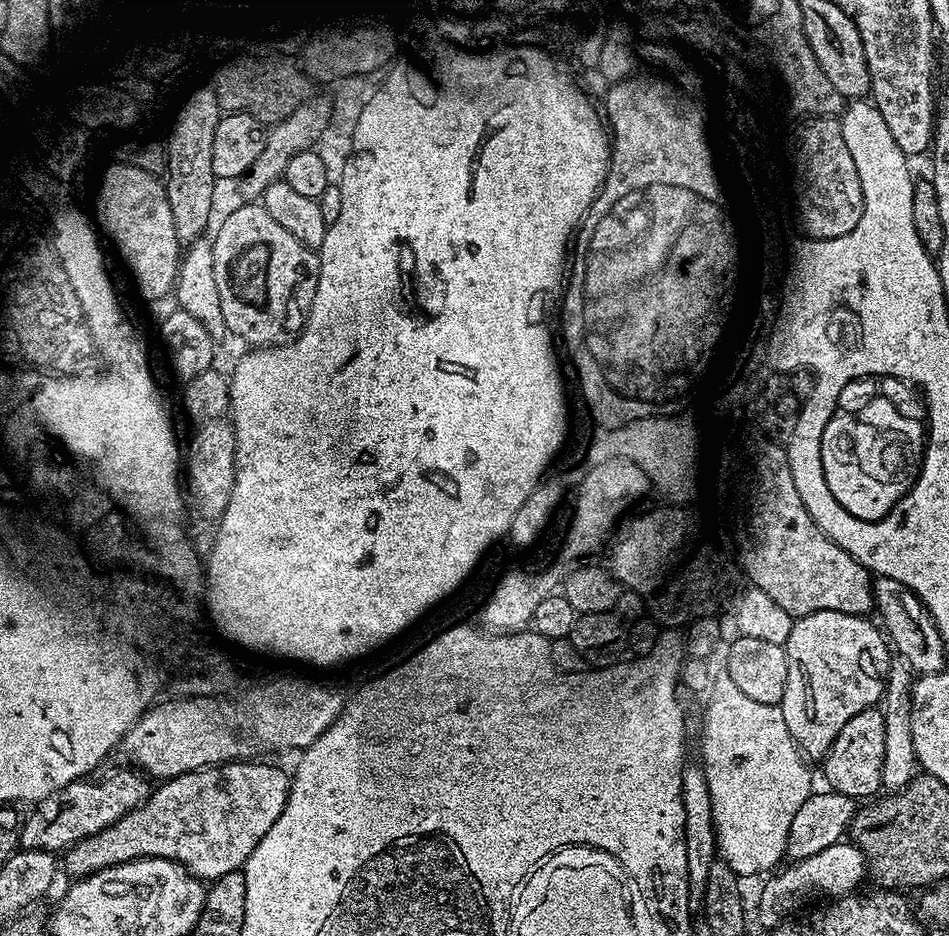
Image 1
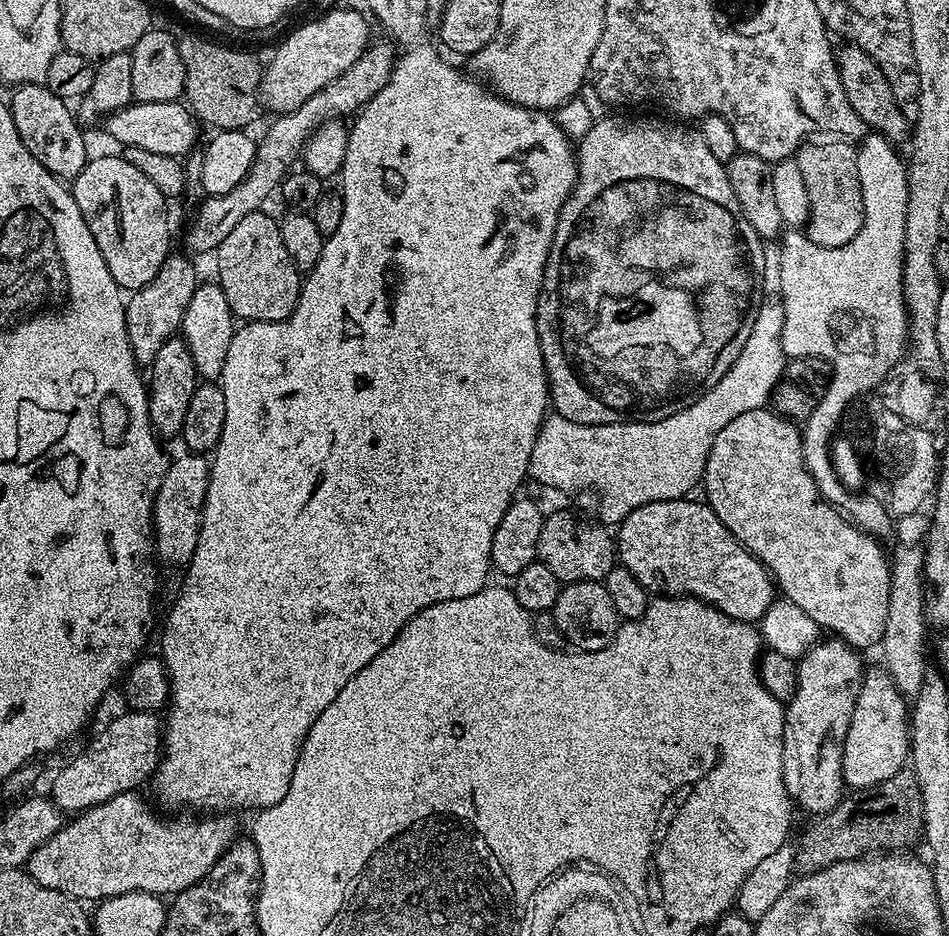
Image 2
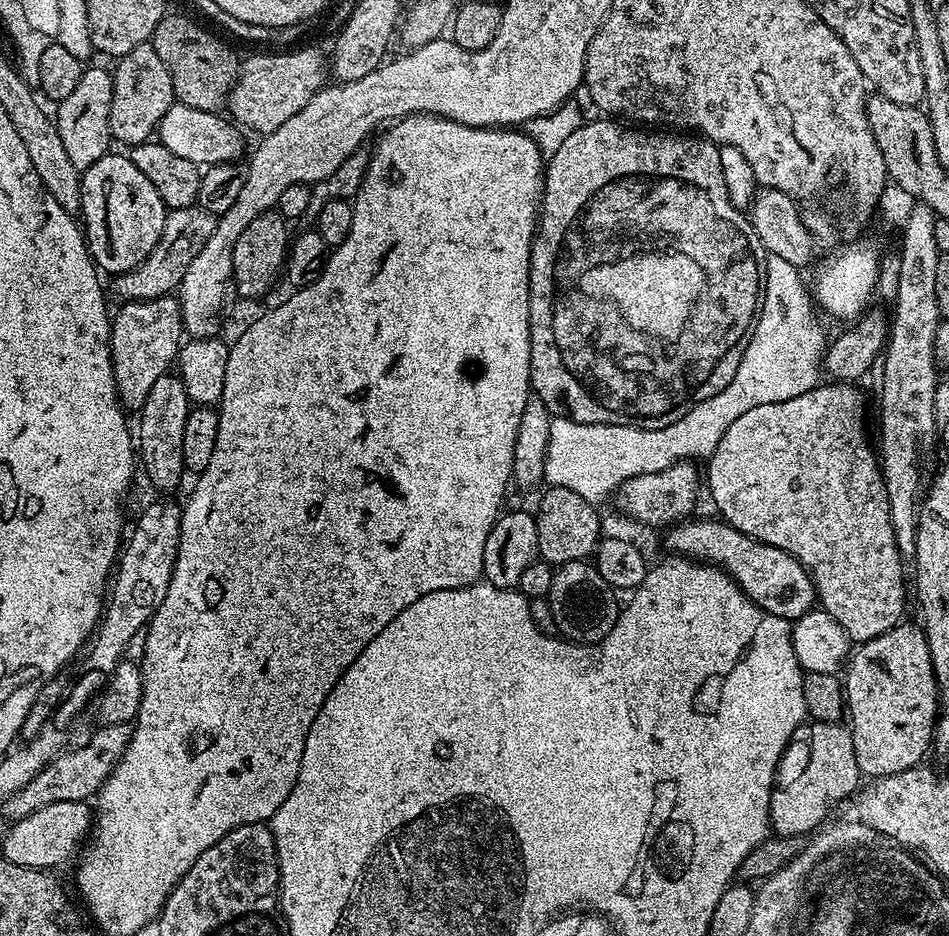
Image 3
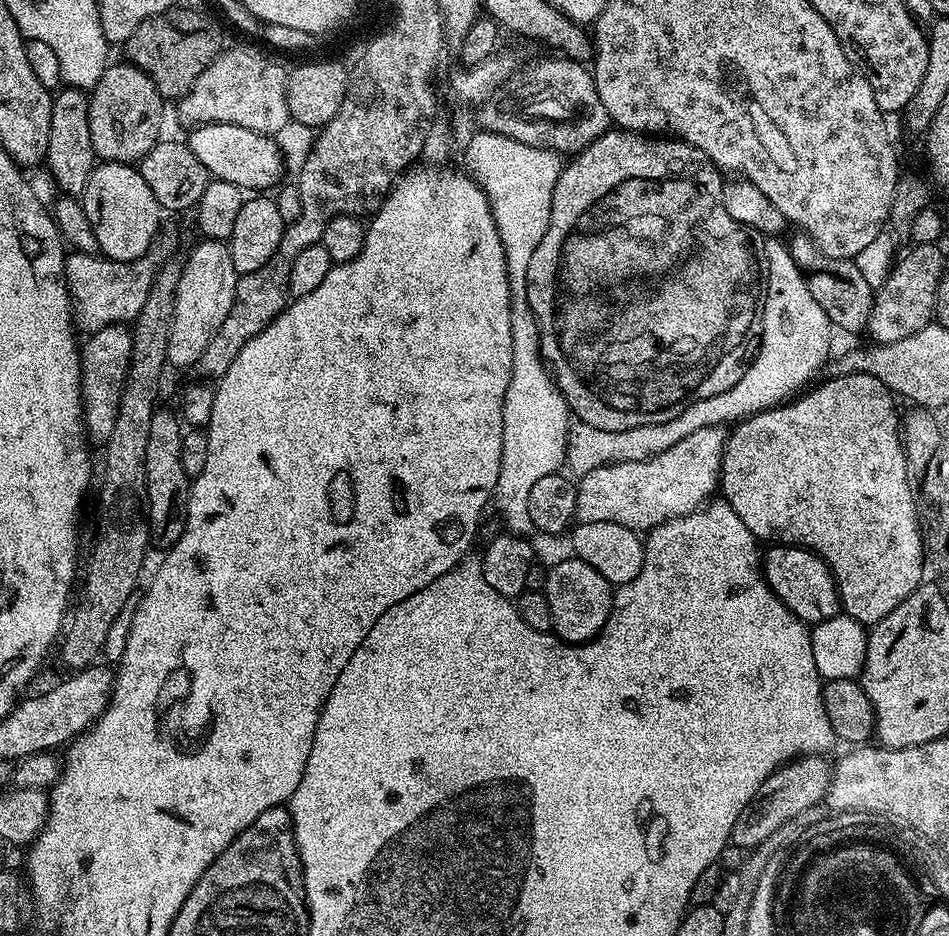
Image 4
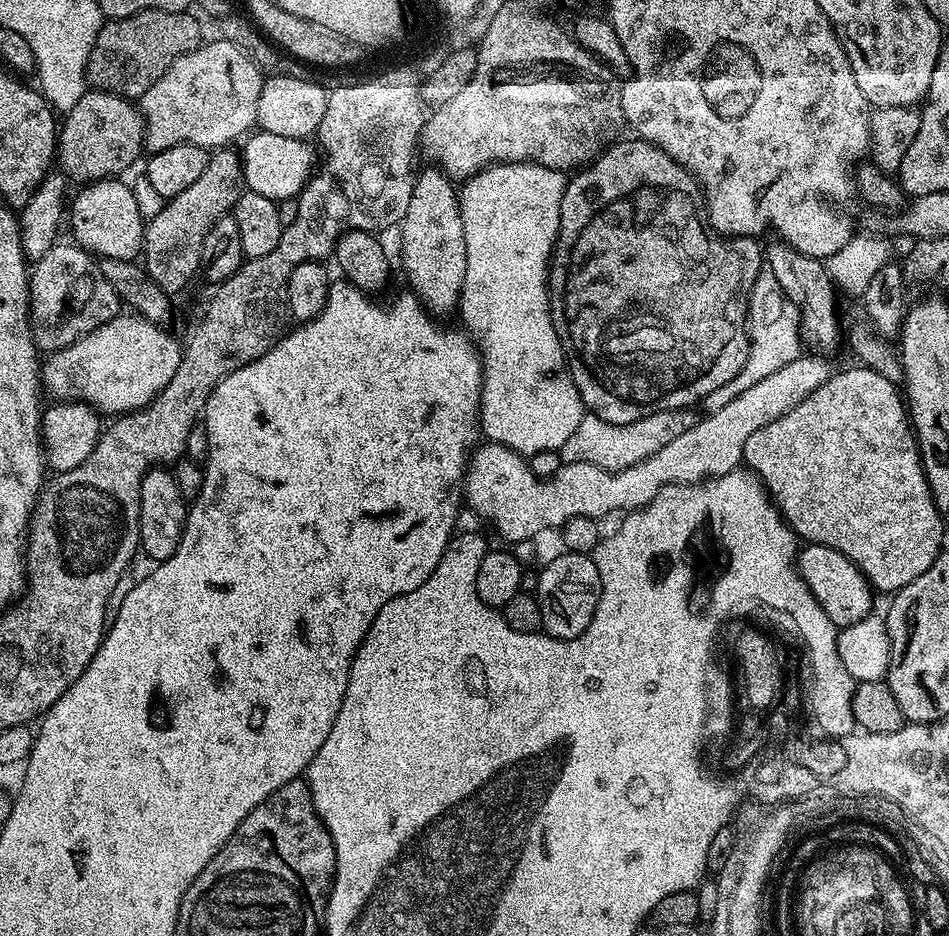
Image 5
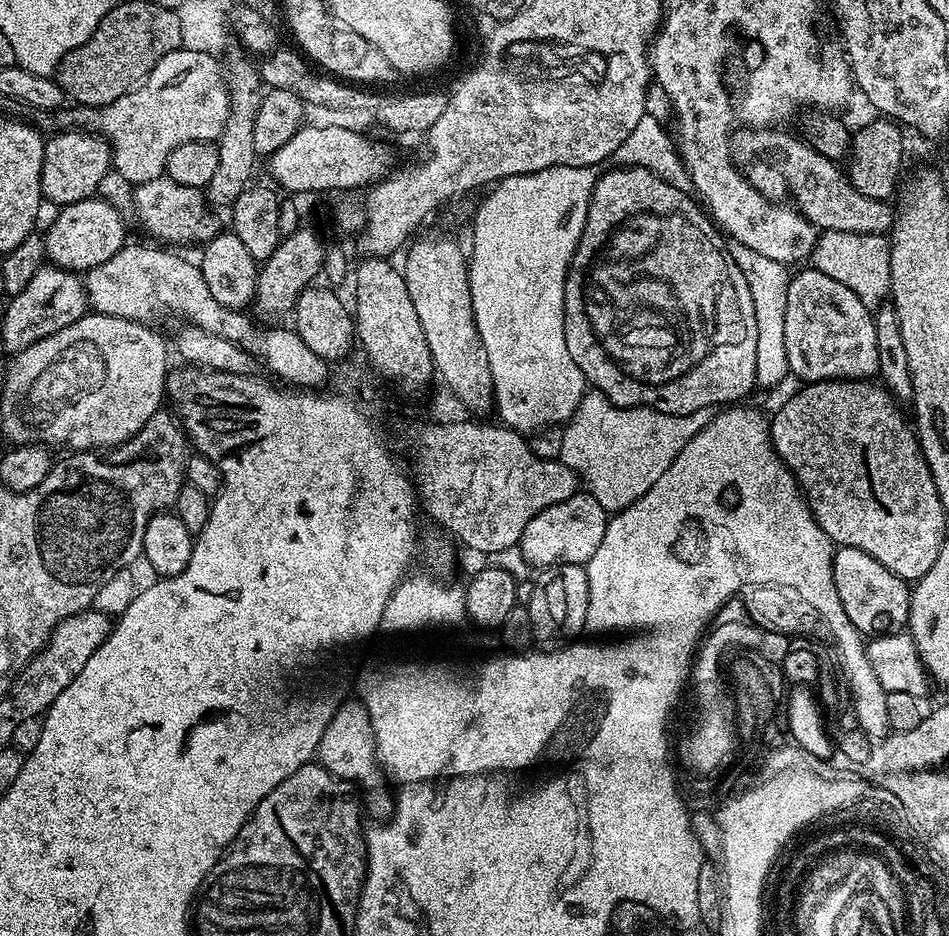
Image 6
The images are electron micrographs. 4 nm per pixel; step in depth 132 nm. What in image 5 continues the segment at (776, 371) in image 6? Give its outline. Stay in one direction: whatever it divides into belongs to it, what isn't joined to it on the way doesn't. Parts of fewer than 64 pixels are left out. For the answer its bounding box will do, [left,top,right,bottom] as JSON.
[702,266,802,413]

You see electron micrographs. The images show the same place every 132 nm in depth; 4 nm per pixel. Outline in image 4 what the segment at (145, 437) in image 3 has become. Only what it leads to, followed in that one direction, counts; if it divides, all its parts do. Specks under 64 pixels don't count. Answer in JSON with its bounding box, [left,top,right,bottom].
[146,410,190,546]

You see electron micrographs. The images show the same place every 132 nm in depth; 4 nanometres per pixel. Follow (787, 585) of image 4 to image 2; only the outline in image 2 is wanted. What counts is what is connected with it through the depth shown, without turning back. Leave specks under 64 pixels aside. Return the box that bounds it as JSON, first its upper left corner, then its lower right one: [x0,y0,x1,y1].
[614,499,778,622]

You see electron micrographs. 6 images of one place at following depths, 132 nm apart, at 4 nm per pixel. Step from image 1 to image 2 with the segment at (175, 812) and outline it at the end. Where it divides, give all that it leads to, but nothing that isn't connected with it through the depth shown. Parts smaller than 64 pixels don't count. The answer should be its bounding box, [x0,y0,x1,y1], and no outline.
[26,791,238,902]

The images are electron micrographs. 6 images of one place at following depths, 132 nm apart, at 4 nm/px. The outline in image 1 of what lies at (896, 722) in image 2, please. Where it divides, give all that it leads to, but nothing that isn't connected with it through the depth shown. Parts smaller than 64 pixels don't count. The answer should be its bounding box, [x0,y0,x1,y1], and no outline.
[823,707,886,798]

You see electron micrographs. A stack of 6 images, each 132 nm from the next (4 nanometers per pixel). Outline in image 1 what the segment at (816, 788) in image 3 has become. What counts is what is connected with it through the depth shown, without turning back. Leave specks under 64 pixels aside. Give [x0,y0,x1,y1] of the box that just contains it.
[778,610,894,757]

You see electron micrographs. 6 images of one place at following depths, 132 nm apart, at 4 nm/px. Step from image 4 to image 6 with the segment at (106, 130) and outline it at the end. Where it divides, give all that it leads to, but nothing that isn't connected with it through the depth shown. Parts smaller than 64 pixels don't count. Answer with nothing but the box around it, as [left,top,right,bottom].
[42,130,112,206]

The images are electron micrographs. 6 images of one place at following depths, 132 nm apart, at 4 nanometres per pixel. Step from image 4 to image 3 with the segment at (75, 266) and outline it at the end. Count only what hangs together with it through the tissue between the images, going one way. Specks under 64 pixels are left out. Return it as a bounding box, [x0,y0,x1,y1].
[112,206,217,301]

